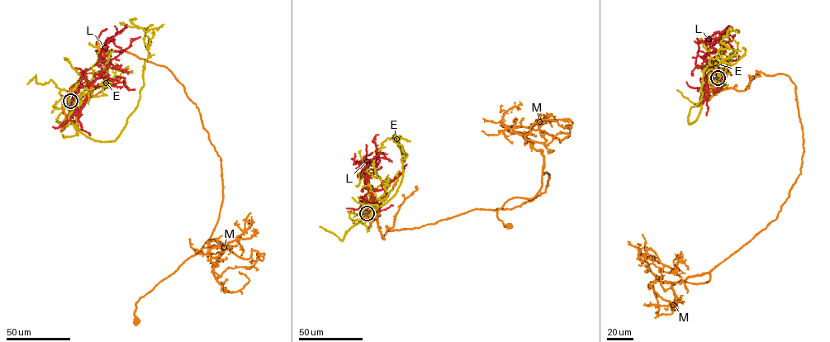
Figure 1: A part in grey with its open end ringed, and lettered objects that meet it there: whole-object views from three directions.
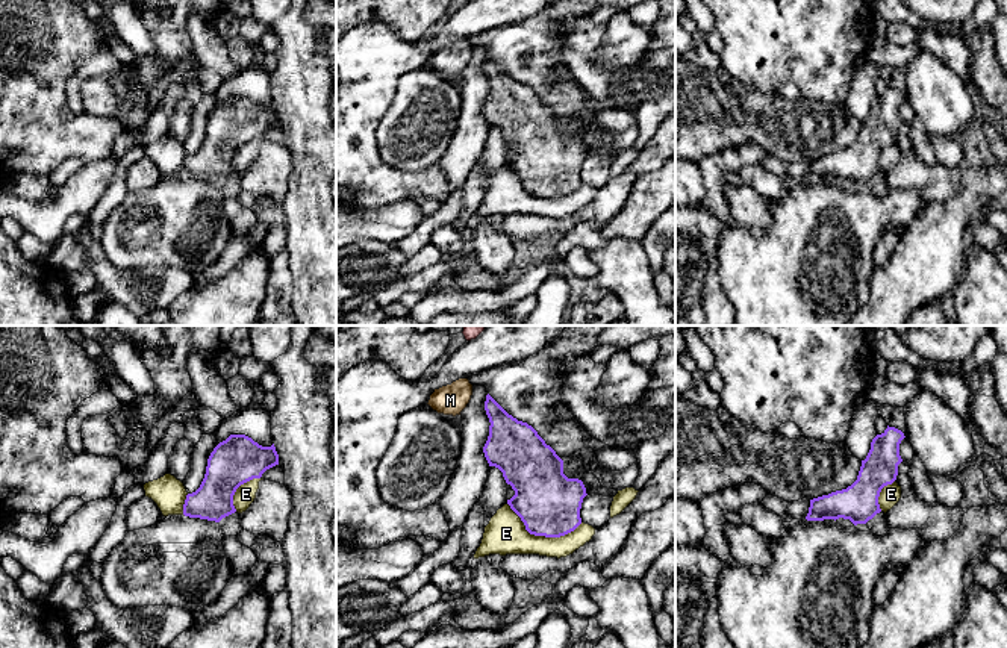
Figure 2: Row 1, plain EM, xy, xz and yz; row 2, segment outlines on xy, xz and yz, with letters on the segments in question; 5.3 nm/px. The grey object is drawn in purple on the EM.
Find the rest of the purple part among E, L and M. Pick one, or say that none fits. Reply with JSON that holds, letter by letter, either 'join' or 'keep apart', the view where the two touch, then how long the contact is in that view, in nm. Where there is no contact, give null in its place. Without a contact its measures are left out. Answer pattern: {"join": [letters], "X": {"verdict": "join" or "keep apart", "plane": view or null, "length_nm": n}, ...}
{"join": [], "E": {"verdict": "keep apart", "plane": "xz", "length_nm": 420}, "L": {"verdict": "keep apart", "plane": null}, "M": {"verdict": "keep apart", "plane": null}}

